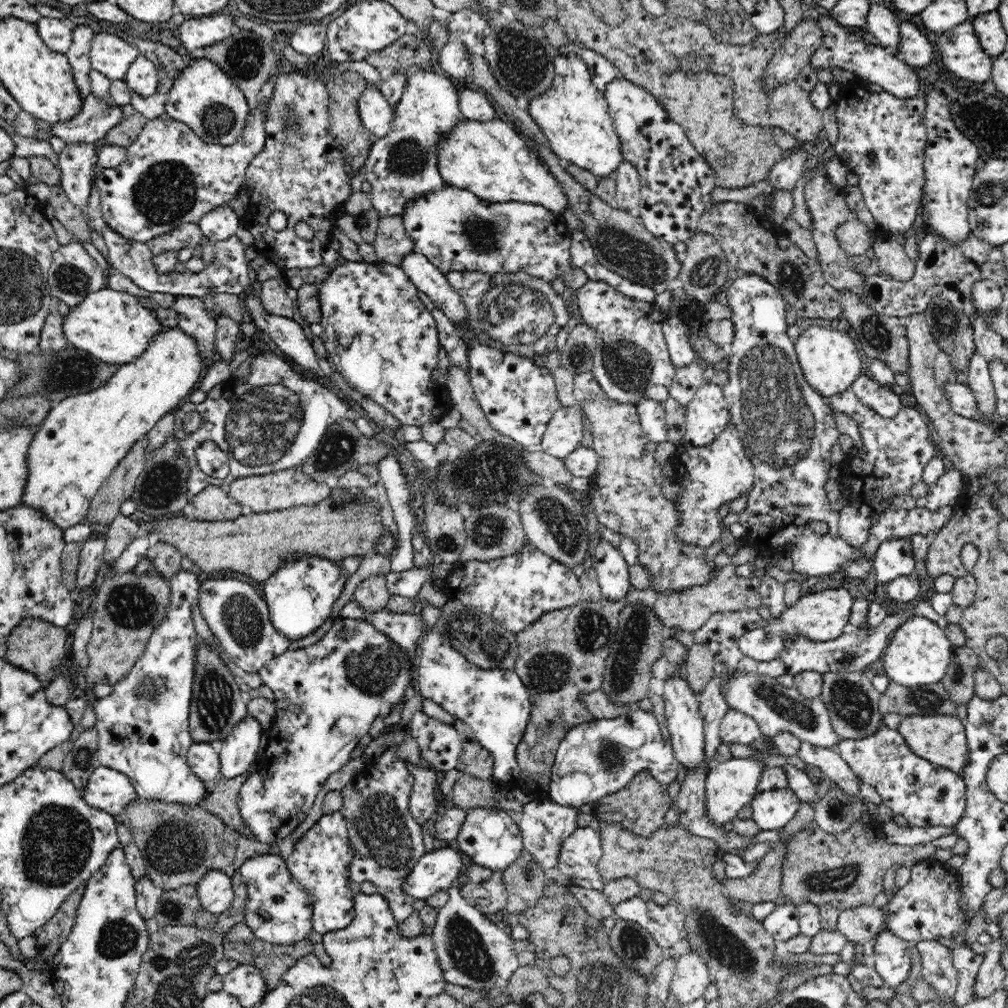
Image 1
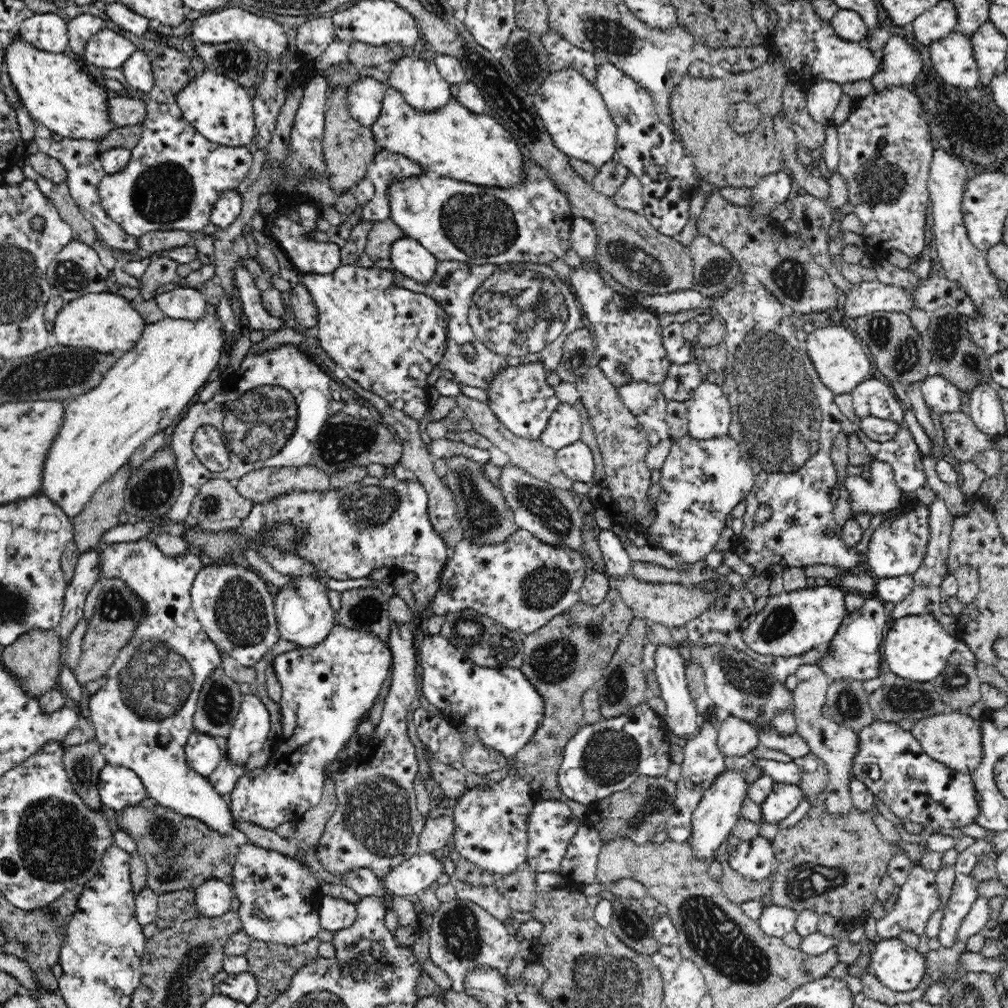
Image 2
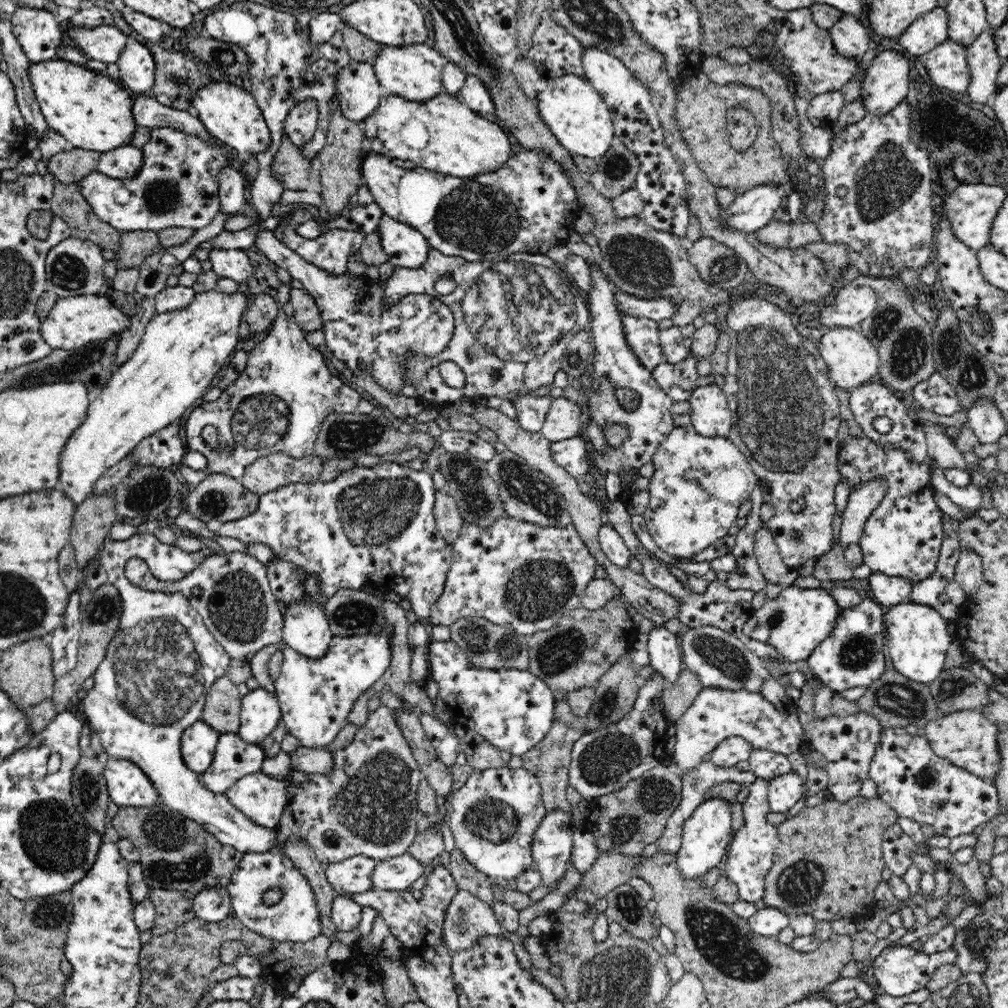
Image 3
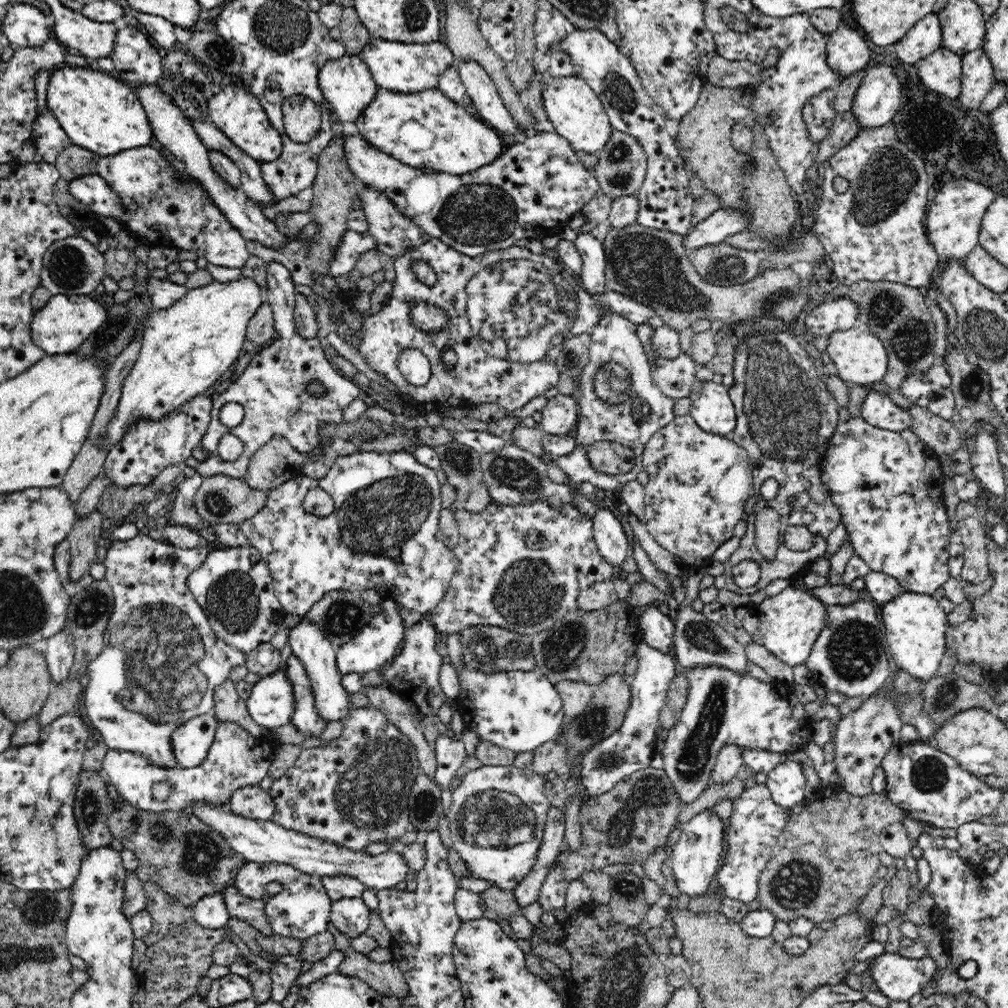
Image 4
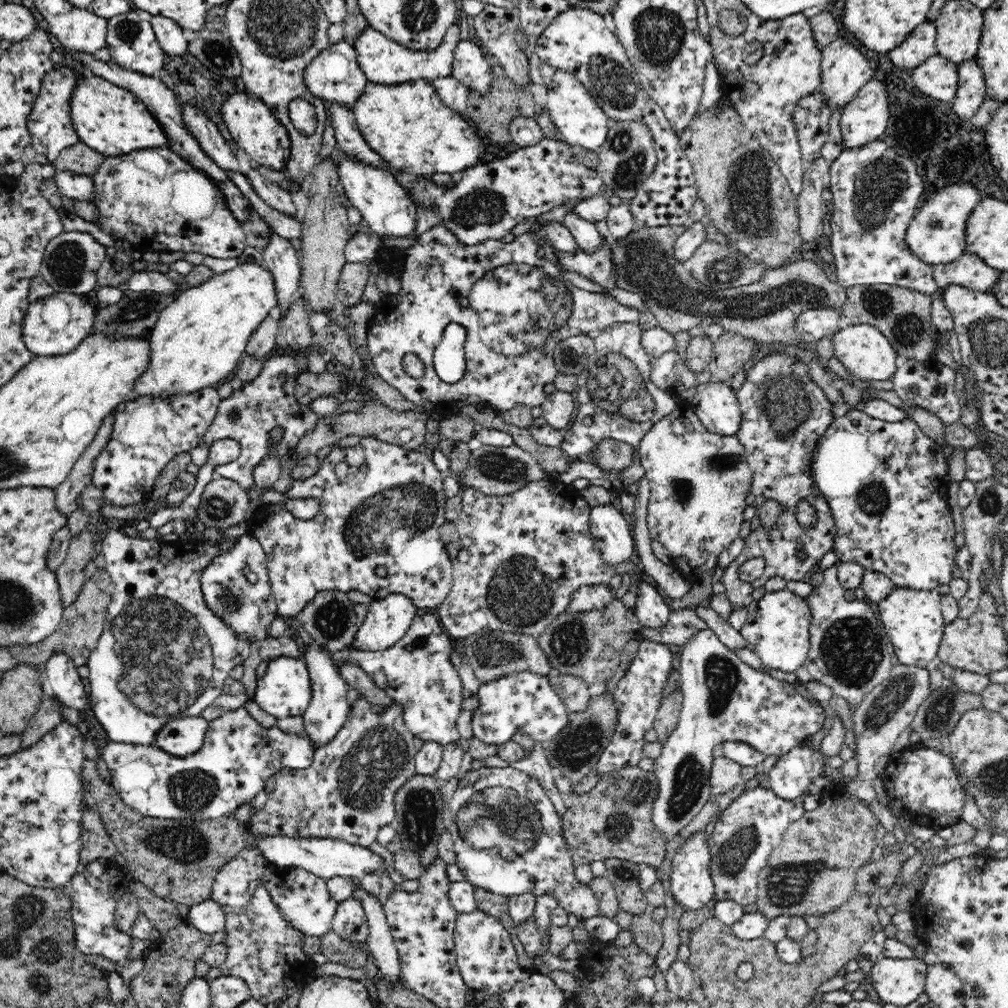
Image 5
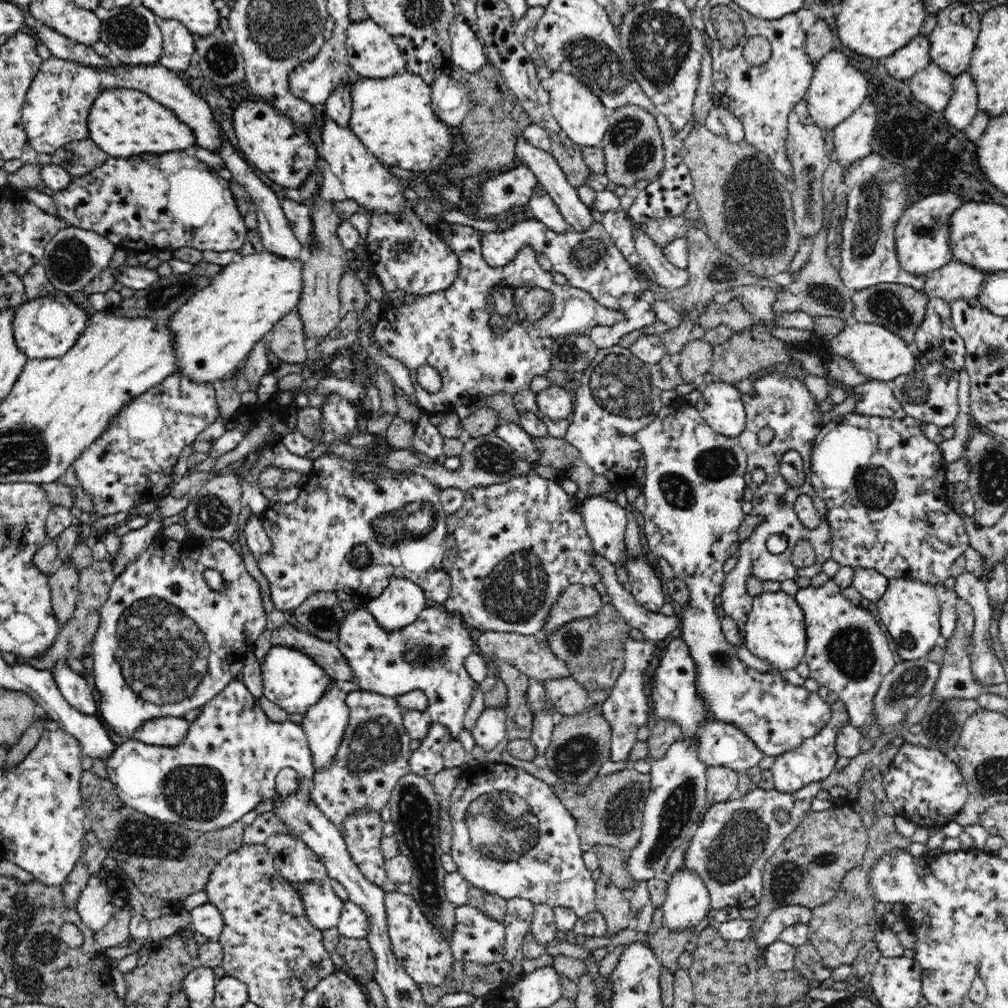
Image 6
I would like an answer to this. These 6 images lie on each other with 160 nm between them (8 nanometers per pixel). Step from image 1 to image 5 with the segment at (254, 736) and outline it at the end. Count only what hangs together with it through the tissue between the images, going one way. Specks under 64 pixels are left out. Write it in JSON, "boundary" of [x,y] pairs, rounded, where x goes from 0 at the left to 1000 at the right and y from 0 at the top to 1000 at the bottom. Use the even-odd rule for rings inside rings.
{"boundary":[[[276,652],[267,657],[264,669],[255,675],[254,685],[249,692],[260,705],[274,711],[274,714],[284,710],[300,710],[310,690],[307,673],[306,665],[299,654]]]}

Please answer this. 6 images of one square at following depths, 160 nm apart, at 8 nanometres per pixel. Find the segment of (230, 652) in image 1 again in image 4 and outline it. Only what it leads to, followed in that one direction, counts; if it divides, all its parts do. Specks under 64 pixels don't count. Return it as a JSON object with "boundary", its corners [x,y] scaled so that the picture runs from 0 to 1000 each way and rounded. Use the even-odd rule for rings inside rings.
{"boundary":[[[226,543],[208,547],[202,558],[191,565],[185,573],[185,582],[188,584],[194,597],[200,602],[210,625],[228,641],[240,646],[245,651],[255,641],[260,638],[268,637],[269,633],[282,620],[284,607],[279,602],[273,583],[268,564],[264,557],[260,554],[258,547],[254,543]]]}

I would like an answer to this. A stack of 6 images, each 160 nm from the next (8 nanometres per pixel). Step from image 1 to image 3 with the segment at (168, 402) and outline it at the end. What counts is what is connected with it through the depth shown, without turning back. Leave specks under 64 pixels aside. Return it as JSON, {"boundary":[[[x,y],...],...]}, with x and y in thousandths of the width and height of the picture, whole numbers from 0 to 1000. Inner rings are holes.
{"boundary":[[[238,287],[233,291],[218,291],[214,288],[194,291],[192,298],[184,307],[154,311],[144,323],[137,345],[131,353],[113,366],[105,384],[97,393],[89,396],[85,416],[67,435],[61,449],[58,462],[58,484],[77,502],[92,488],[94,478],[117,458],[129,452],[141,437],[161,425],[181,417],[186,406],[190,406],[196,395],[201,395],[210,376],[229,356],[238,335],[238,315],[247,303],[246,291]]]}

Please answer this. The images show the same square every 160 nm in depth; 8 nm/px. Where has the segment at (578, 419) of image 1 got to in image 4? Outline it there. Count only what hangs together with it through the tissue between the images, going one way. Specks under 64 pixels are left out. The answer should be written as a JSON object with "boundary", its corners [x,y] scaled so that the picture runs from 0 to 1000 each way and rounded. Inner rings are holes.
{"boundary":[[[554,392],[544,396],[537,409],[536,425],[544,431],[563,432],[572,423],[574,402],[567,393]]]}

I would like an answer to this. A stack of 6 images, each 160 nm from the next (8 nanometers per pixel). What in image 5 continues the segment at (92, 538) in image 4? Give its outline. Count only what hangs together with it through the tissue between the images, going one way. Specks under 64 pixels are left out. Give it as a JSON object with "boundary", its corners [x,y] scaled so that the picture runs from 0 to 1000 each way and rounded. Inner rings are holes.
{"boundary":[[[85,524],[76,532],[71,533],[65,554],[62,560],[55,565],[59,586],[63,595],[63,600],[67,602],[81,580],[86,576],[83,570],[83,564],[89,556],[93,556],[93,541],[91,538],[92,530]]]}

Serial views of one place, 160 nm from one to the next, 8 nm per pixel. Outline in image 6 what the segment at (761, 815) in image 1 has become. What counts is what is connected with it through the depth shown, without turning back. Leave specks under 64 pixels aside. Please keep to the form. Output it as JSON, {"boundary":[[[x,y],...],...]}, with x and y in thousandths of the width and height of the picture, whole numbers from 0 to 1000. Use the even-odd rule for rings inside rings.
{"boundary":[[[833,694],[824,698],[824,701],[823,716],[810,730],[805,730],[796,736],[794,740],[790,740],[790,742],[768,752],[768,757],[763,765],[766,767],[768,782],[772,786],[790,786],[801,778],[813,776],[813,774],[821,772],[828,765],[827,758],[832,750],[829,748],[829,743],[827,743],[827,734],[829,734],[829,728],[831,728],[833,720],[841,717],[841,705],[839,705],[839,699]]]}

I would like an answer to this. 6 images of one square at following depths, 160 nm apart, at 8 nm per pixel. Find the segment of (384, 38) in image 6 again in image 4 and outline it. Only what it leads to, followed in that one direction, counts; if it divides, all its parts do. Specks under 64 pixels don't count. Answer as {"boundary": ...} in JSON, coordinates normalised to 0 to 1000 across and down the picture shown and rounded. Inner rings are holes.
{"boundary":[[[371,38],[357,55],[377,88],[416,92],[433,88],[438,73],[449,63],[450,56],[438,41],[426,44],[403,44]]]}

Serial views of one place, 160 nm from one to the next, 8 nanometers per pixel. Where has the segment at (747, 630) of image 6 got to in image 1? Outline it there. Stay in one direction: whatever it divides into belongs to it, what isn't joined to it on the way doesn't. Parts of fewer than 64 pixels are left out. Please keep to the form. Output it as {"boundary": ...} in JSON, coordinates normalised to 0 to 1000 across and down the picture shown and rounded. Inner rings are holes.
{"boundary":[[[838,580],[830,584],[823,583],[811,588],[797,589],[790,599],[779,603],[773,615],[760,617],[757,624],[748,624],[738,628],[733,633],[733,644],[752,657],[762,657],[774,649],[778,635],[782,635],[784,631],[793,629],[810,637],[827,635],[837,627],[837,621],[842,617],[848,594]]]}

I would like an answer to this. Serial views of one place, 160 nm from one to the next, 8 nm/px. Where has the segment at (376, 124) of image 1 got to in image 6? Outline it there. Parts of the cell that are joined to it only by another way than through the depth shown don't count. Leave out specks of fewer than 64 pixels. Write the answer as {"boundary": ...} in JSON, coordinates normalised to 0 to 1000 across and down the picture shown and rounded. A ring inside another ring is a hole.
{"boundary":[[[333,22],[331,35],[322,42],[315,55],[299,62],[288,72],[287,84],[296,97],[312,104],[321,103],[334,87],[345,84],[348,89],[350,83],[355,79],[356,75],[347,63],[345,51],[343,51],[343,29],[343,25],[338,26]]]}

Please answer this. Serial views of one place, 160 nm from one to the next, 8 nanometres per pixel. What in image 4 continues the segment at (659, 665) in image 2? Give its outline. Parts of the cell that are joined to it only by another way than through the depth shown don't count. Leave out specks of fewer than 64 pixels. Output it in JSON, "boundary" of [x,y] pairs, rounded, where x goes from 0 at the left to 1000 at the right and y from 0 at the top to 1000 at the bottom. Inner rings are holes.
{"boundary":[[[647,600],[641,601],[640,606],[634,611],[634,627],[638,631],[638,637],[655,648],[669,650],[669,626],[667,613]]]}

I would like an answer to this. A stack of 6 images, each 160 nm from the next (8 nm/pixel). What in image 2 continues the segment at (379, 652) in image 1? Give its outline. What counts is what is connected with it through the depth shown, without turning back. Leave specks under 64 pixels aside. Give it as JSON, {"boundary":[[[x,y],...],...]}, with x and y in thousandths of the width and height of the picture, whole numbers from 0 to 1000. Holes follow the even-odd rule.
{"boundary":[[[333,617],[319,637],[313,641],[294,642],[290,646],[278,648],[268,655],[266,663],[271,664],[278,678],[279,693],[276,697],[280,728],[270,734],[266,758],[238,771],[226,795],[230,810],[237,810],[240,813],[273,824],[282,815],[294,818],[304,805],[317,796],[324,764],[335,754],[335,747],[345,738],[349,728],[353,728],[355,719],[365,713],[371,694],[386,666],[390,664],[390,651],[384,636],[375,630],[349,625]]]}

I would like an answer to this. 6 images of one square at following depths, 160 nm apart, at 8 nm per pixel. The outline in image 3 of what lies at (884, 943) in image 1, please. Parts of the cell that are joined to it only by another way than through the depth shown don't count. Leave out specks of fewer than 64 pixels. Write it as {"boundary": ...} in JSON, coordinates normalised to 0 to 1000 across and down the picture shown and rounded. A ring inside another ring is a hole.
{"boundary":[[[881,938],[866,952],[867,970],[869,970],[870,976],[876,981],[878,986],[894,990],[916,981],[918,976],[923,972],[925,964],[931,958],[940,955],[949,956],[950,946],[948,941],[919,946],[915,942],[907,942],[904,938]]]}

